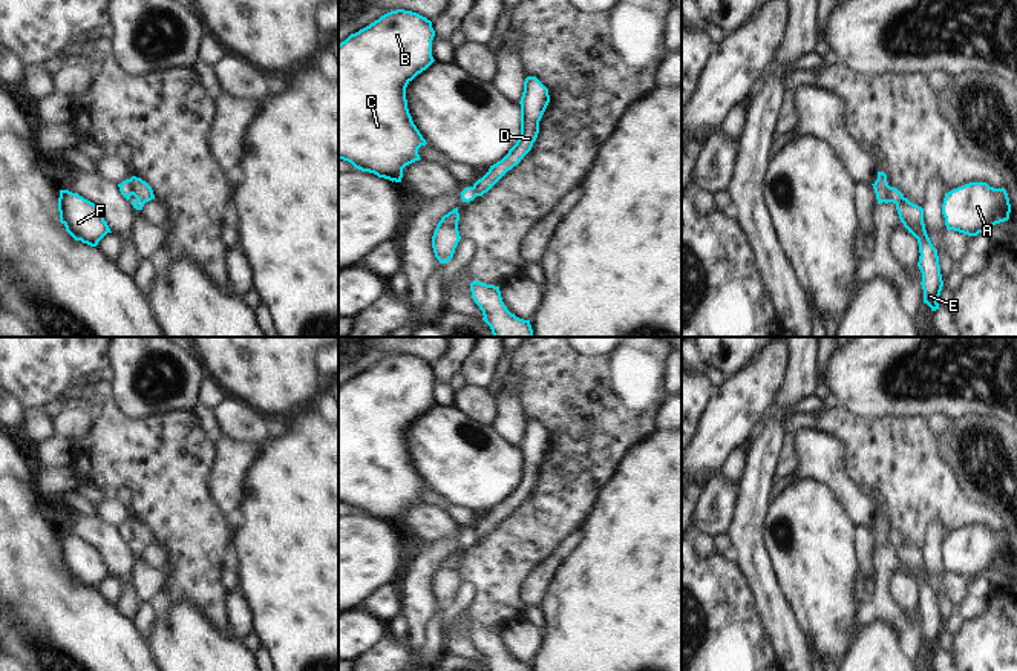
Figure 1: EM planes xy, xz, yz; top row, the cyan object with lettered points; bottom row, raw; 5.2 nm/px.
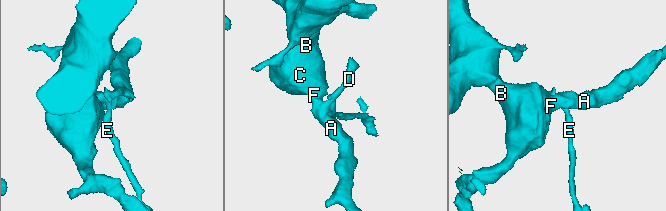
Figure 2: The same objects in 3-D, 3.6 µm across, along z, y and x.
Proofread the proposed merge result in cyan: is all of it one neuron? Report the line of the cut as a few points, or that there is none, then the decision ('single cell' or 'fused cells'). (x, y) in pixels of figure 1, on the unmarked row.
yz (886, 529), (884, 538), (892, 544) | fused cells

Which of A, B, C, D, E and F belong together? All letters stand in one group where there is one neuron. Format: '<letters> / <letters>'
A B C D F / E

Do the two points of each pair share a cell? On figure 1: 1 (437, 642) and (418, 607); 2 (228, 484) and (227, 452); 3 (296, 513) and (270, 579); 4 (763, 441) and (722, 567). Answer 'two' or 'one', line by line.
1: two
2: one
3: one
4: two

